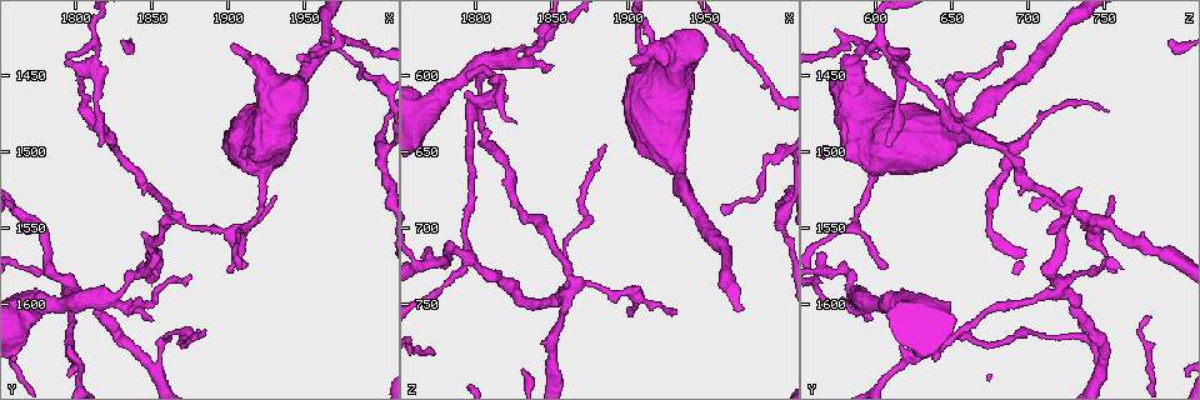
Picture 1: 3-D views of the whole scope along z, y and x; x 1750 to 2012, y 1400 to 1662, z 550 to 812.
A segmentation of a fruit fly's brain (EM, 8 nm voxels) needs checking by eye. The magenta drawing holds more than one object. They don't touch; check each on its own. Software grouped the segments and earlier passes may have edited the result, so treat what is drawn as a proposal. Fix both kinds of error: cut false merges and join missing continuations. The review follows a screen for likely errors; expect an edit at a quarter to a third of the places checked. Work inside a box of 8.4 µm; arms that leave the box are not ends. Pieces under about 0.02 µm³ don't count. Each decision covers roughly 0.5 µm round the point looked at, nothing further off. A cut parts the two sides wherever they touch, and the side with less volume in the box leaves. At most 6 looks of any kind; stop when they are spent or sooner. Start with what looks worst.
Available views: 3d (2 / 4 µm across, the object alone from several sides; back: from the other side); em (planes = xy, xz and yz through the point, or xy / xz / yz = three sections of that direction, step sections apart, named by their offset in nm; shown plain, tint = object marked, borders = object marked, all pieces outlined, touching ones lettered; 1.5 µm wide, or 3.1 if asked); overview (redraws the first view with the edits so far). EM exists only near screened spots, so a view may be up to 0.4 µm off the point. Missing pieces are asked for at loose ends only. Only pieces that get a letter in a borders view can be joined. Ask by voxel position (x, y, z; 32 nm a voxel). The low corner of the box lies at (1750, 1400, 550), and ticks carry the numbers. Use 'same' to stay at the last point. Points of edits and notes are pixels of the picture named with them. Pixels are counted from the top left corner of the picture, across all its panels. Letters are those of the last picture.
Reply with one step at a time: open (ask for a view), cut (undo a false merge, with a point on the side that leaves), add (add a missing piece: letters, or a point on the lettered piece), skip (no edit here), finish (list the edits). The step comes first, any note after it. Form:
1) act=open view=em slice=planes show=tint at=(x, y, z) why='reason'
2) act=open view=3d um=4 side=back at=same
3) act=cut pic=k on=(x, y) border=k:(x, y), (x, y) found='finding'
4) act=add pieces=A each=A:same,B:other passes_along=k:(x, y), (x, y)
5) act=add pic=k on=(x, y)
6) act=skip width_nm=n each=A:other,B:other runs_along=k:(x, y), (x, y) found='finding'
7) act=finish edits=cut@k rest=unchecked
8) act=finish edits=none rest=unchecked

act=open view=em slice=planes show=borders at=(1912, 1574, 608) why='branch stops here'

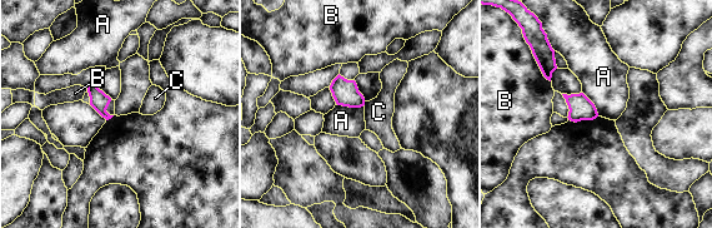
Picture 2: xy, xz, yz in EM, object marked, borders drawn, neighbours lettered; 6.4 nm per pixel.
act=skip each=A:other,B:other,C:other border=2:(336, 103), (344, 107), (362, 107) found='no lettered piece goes on from it'

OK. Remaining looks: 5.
act=open view=em slice=planes show=borders at=(1794, 1586, 720) why='thick turns thin'

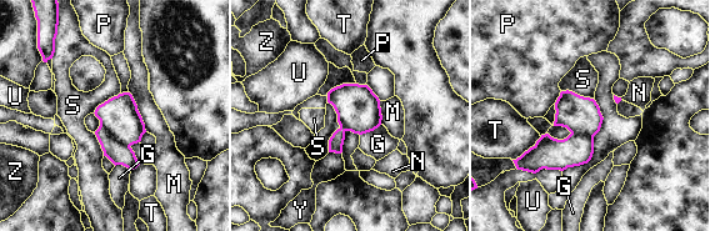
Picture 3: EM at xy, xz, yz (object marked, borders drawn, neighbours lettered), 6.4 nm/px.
act=cut pic=3 on=(116, 151) each=G:other,M:other,N:other,P:other,S:other,T:other,U:other,Y:other,Z:other found='two neurons meet here'

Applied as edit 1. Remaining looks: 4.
act=finish edits=cut@3 rest=unchecked

